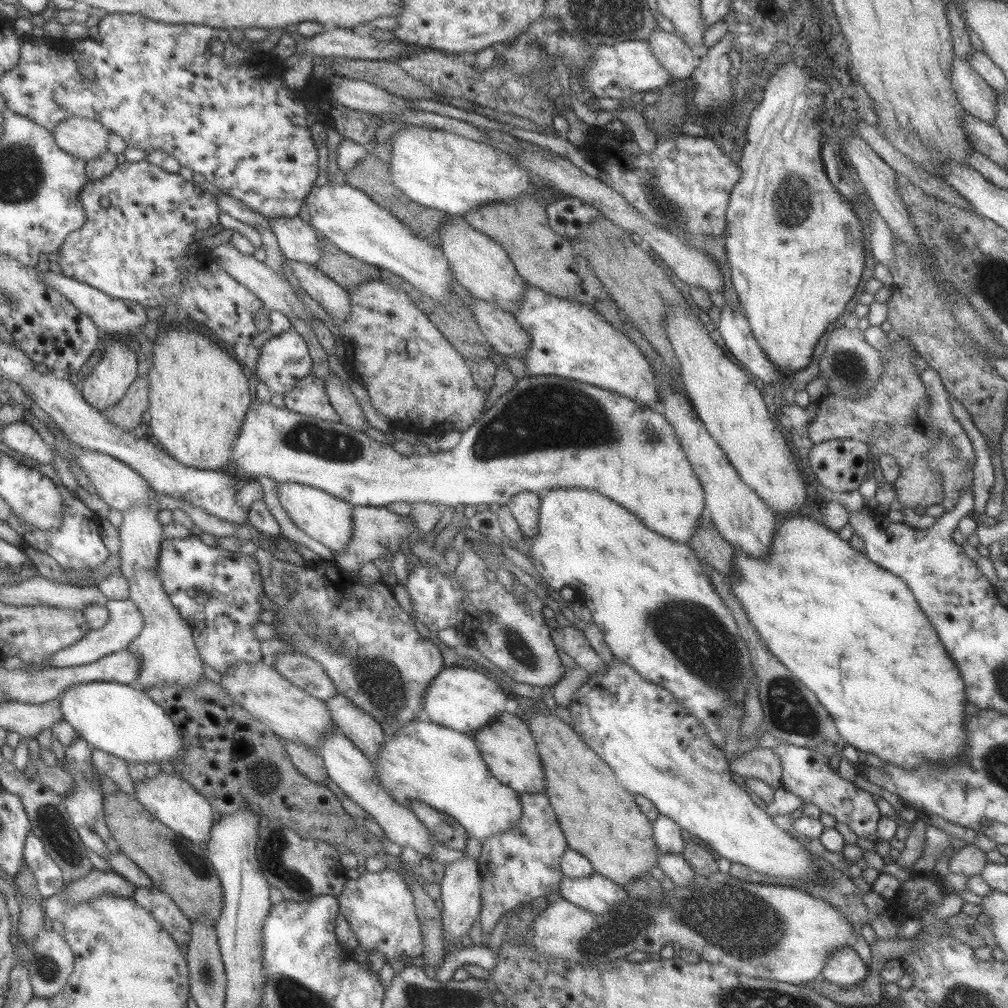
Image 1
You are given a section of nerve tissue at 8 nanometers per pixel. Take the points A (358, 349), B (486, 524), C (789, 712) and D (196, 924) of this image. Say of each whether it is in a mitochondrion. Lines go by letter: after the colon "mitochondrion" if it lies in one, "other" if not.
A: other
B: other
C: mitochondrion
D: other

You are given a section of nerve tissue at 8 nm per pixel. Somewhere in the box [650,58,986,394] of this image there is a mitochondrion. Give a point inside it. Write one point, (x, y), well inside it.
(790, 205)

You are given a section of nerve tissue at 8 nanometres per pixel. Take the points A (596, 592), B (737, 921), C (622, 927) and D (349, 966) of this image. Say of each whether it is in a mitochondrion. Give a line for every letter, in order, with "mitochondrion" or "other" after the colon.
A: other
B: mitochondrion
C: mitochondrion
D: other

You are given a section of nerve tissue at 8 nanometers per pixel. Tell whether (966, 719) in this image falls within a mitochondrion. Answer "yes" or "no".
no

